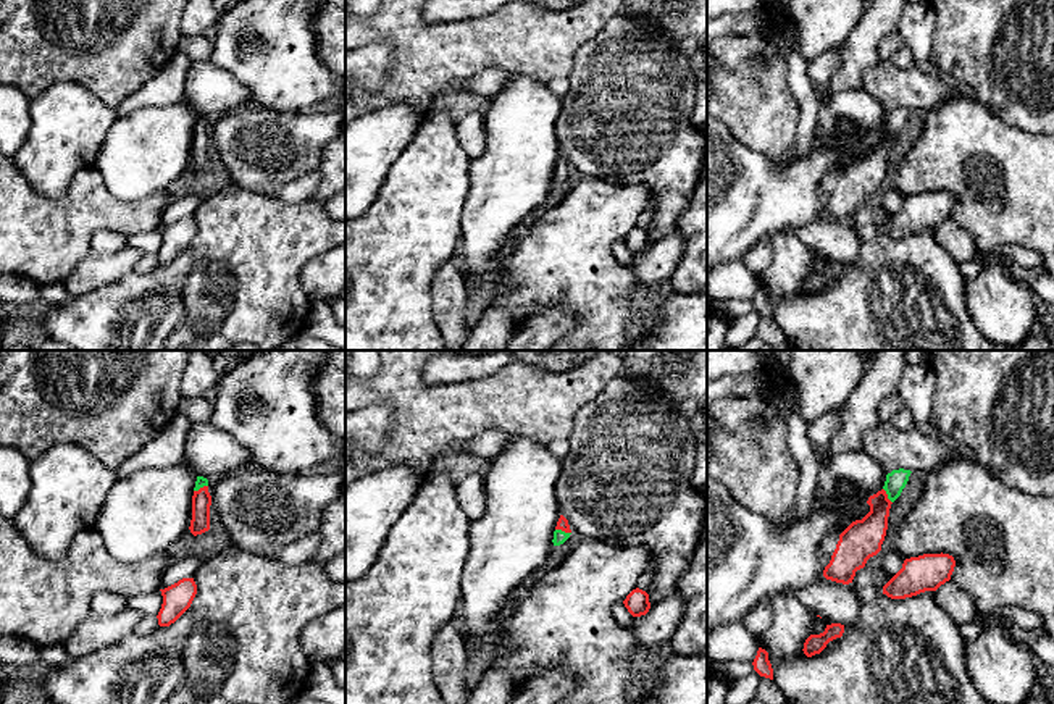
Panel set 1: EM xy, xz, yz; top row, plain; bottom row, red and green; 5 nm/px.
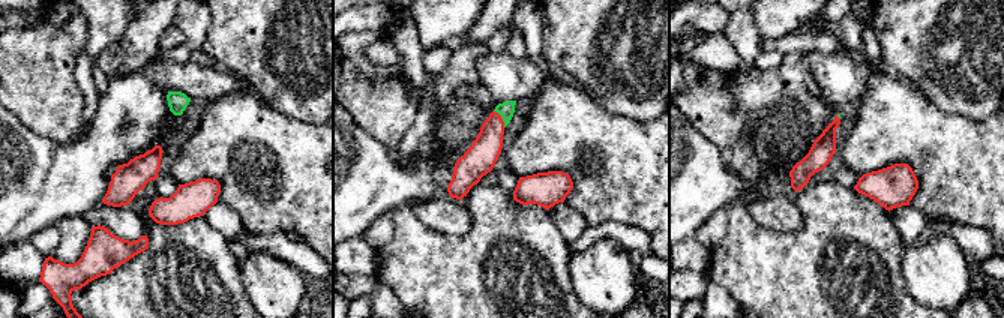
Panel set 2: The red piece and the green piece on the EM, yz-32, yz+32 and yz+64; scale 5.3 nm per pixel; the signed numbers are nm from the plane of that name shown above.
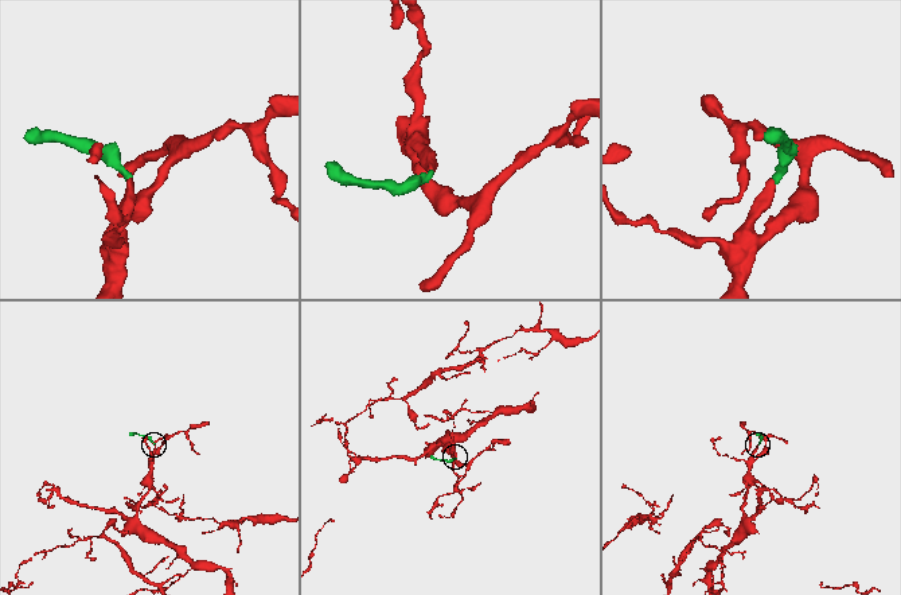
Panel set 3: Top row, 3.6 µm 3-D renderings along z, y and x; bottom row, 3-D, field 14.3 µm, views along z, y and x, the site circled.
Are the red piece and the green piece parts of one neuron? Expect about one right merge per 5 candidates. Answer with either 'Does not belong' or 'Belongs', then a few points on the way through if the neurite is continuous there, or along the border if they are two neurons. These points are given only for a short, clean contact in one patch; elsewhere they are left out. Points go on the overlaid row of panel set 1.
Belongs. Path across: xz (562, 523), (564, 530), (560, 536)

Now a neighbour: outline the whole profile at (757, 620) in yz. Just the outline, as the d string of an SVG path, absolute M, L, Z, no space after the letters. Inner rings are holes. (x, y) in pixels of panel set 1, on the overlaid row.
M770 601L757 604L751 612L742 618L744 626L755 635L757 638L770 626L773 620L773 609Z

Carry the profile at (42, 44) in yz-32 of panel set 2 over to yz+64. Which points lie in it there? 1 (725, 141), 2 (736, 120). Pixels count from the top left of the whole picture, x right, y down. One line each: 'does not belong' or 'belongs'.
1: belongs
2: belongs

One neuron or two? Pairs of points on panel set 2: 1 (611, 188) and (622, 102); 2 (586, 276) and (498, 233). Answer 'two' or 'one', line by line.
1: two
2: two

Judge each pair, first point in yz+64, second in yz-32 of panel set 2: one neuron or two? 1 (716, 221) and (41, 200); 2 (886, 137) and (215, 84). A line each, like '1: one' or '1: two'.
1: two
2: two

